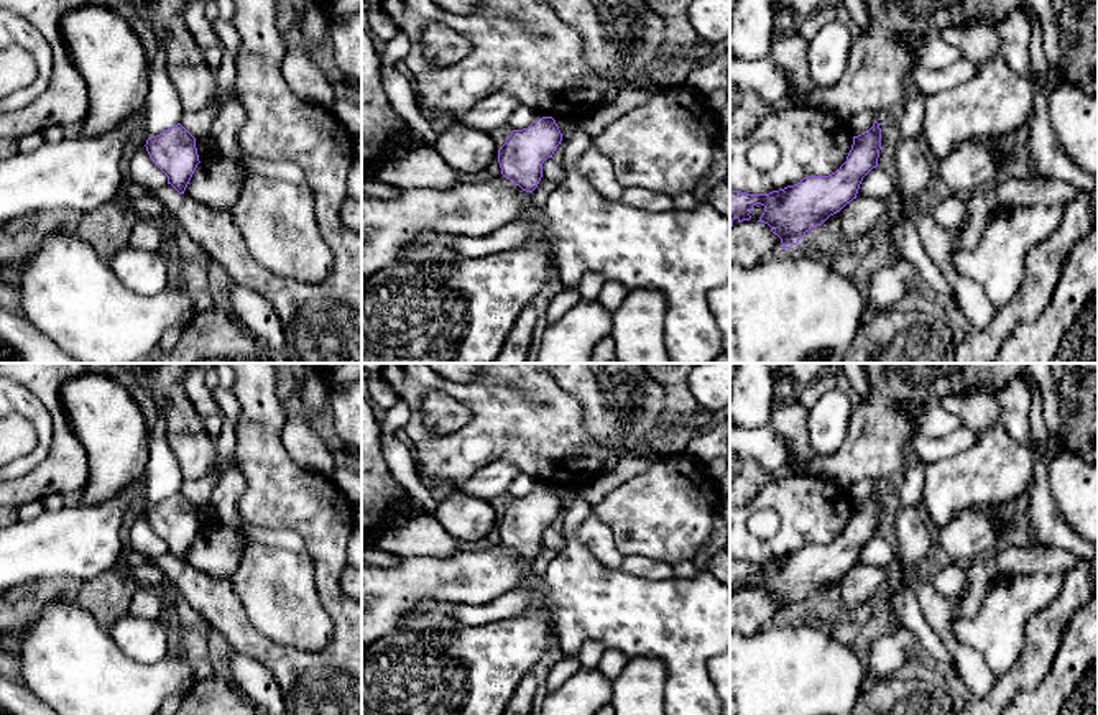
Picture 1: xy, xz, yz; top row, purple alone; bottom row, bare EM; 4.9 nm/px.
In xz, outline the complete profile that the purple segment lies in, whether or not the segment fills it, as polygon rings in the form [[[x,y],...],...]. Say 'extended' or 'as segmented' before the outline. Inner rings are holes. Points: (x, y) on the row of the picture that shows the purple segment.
as segmented; [[[552,117],[513,130],[498,150],[501,174],[523,191],[533,192],[542,178],[542,163],[552,158],[561,141],[562,133]]]

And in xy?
as segmented; [[[181,125],[146,140],[146,151],[155,164],[168,176],[179,194],[184,194],[199,161],[196,138]]]

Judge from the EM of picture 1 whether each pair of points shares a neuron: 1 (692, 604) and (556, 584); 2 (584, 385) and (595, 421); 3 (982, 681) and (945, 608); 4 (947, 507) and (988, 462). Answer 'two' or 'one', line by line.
1: one
2: one
3: one
4: one

